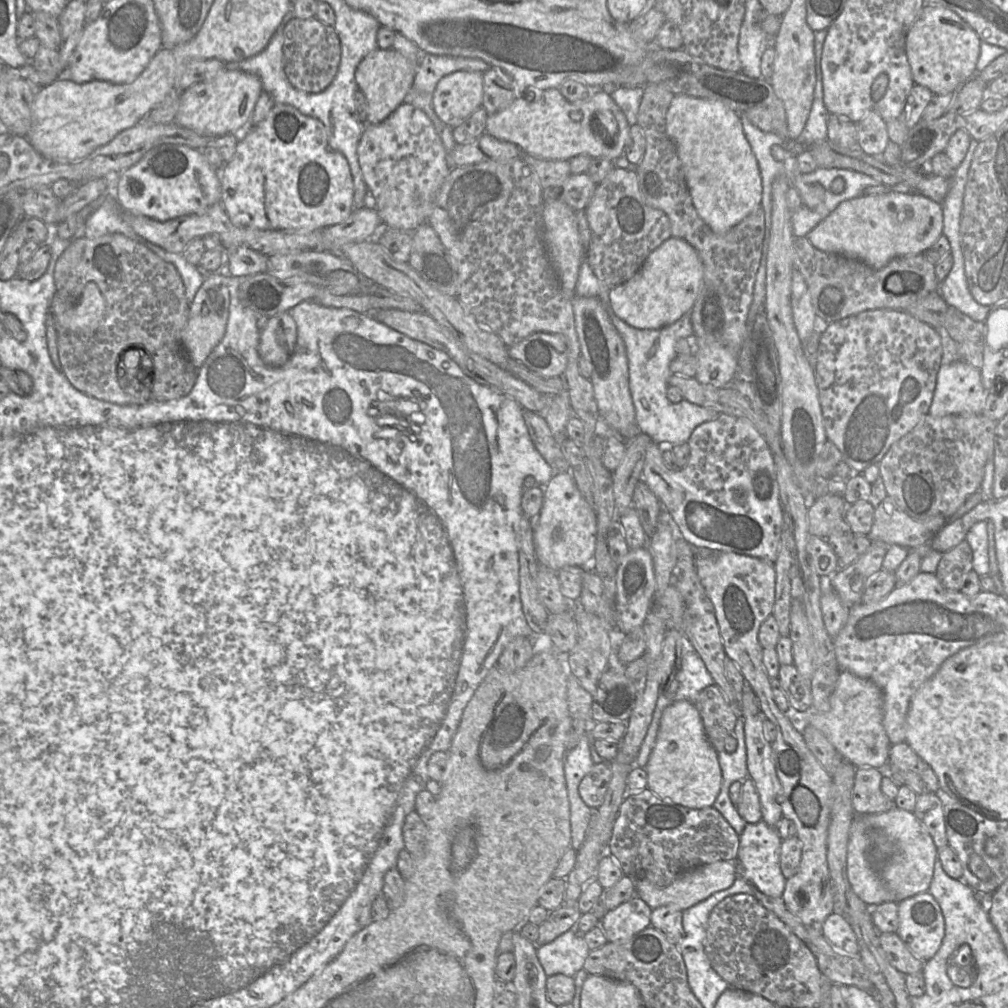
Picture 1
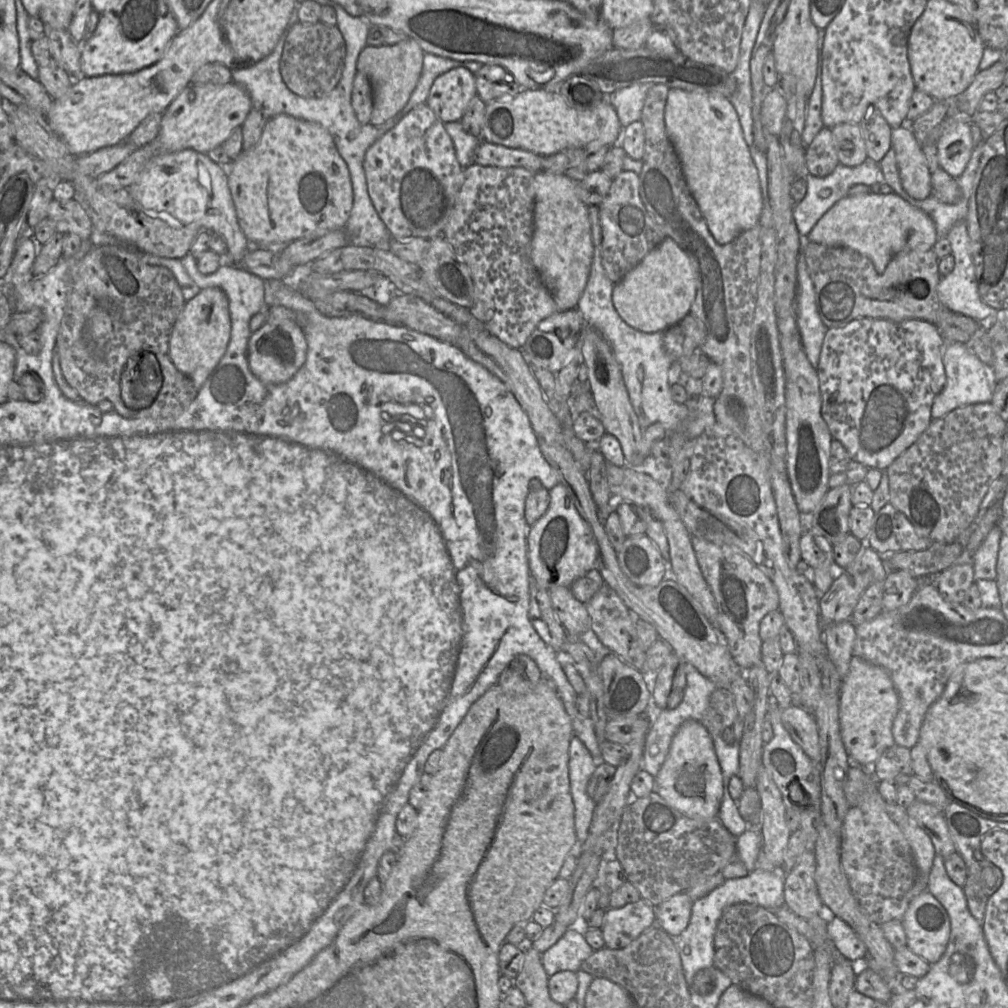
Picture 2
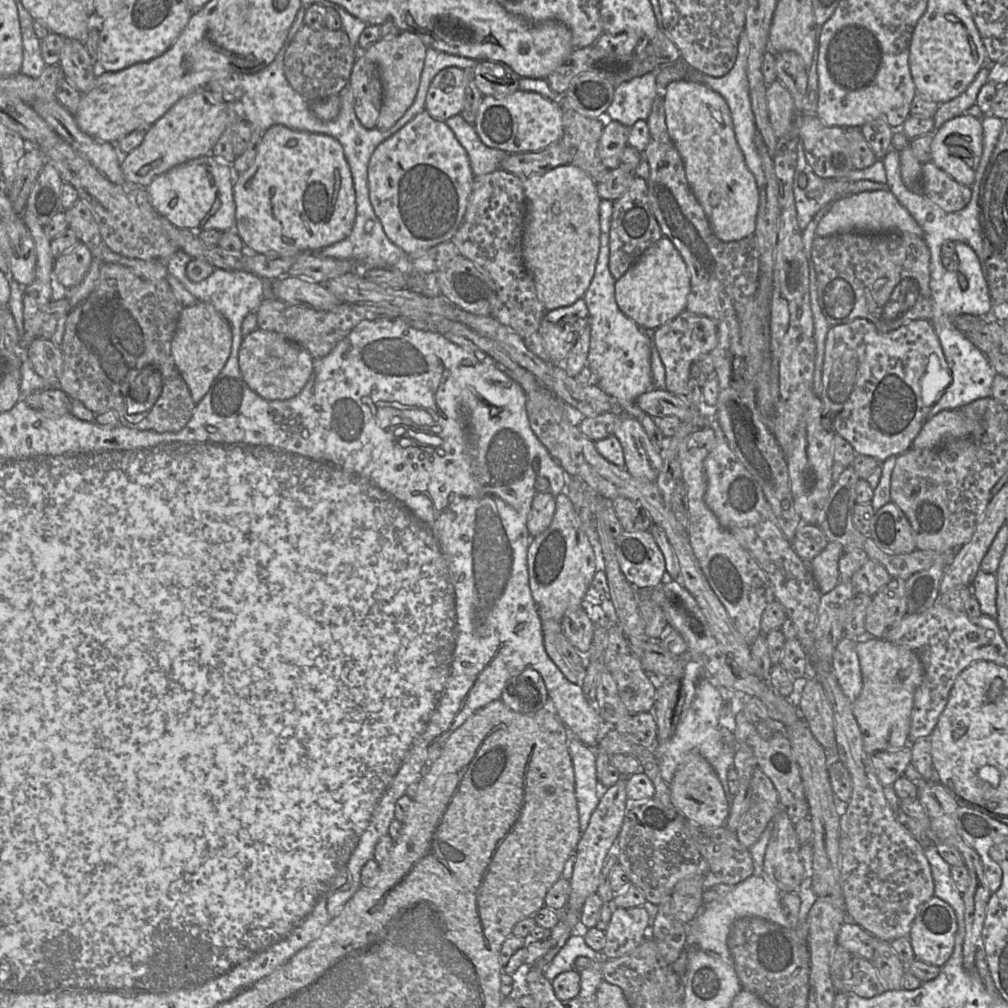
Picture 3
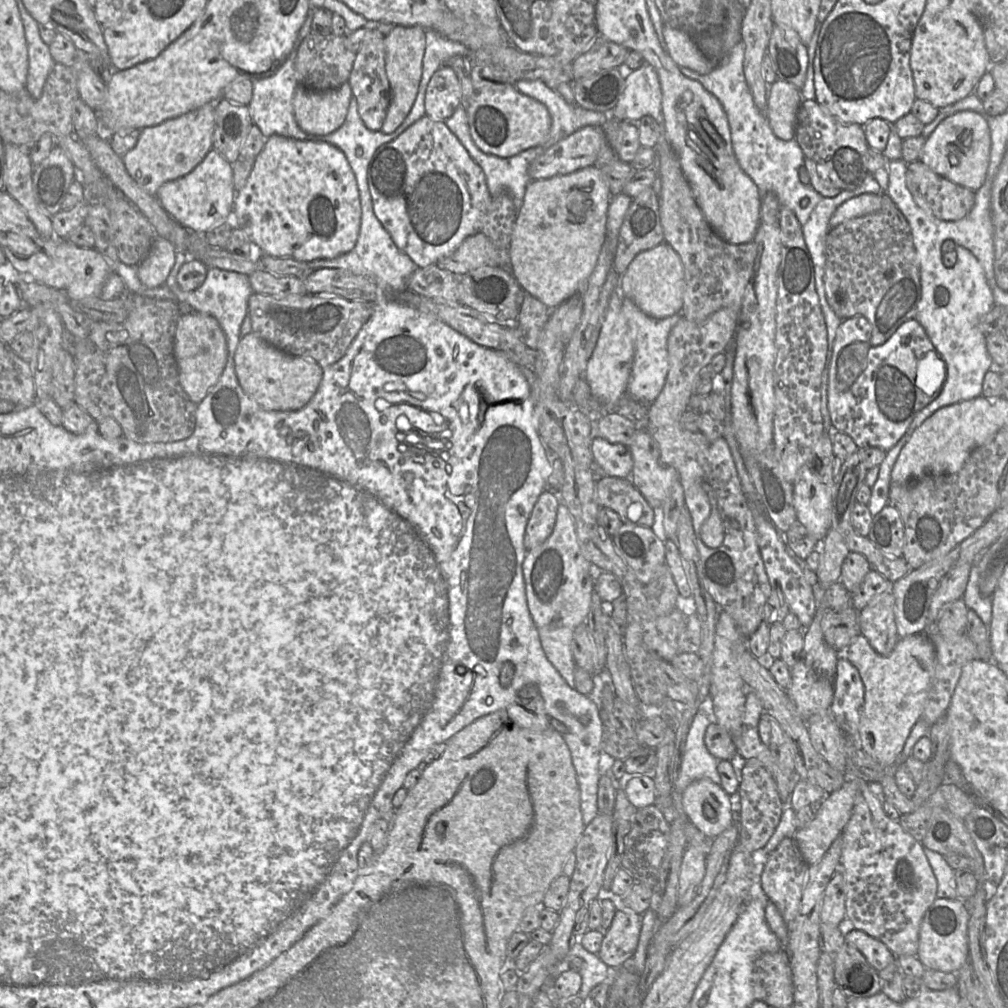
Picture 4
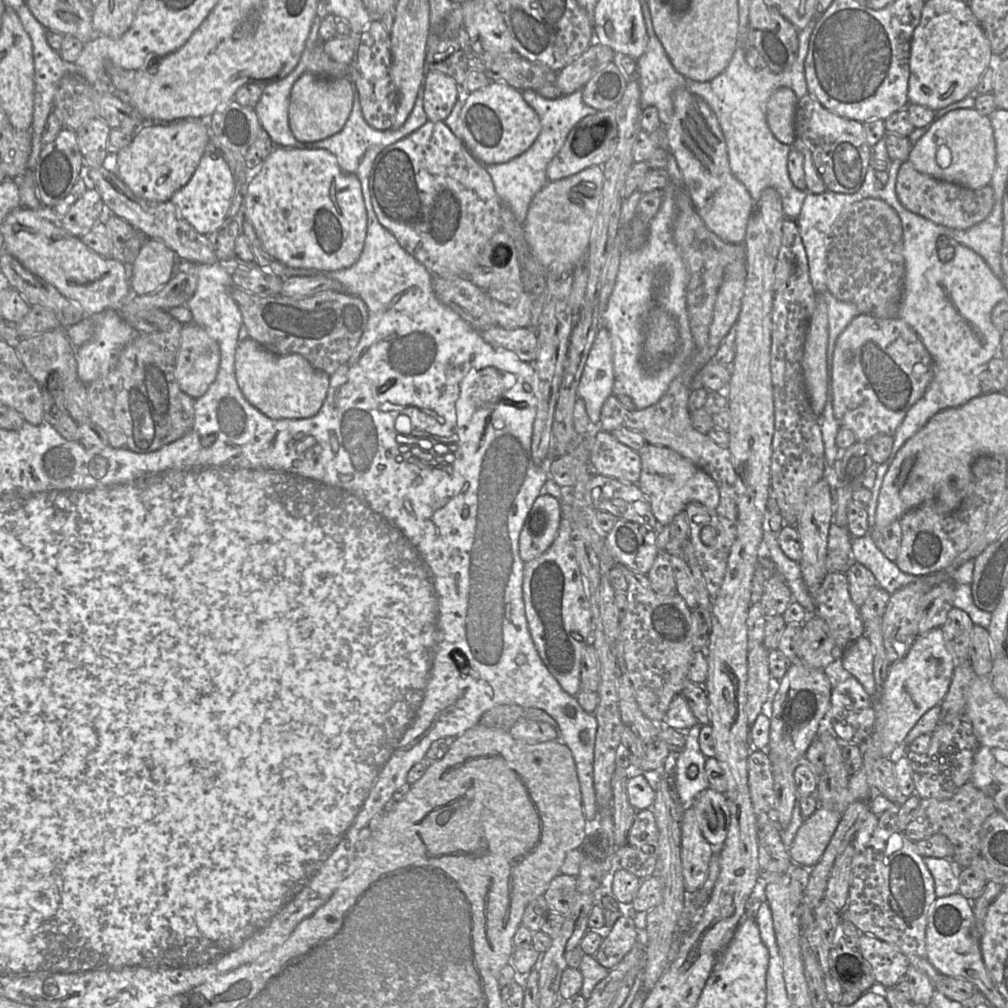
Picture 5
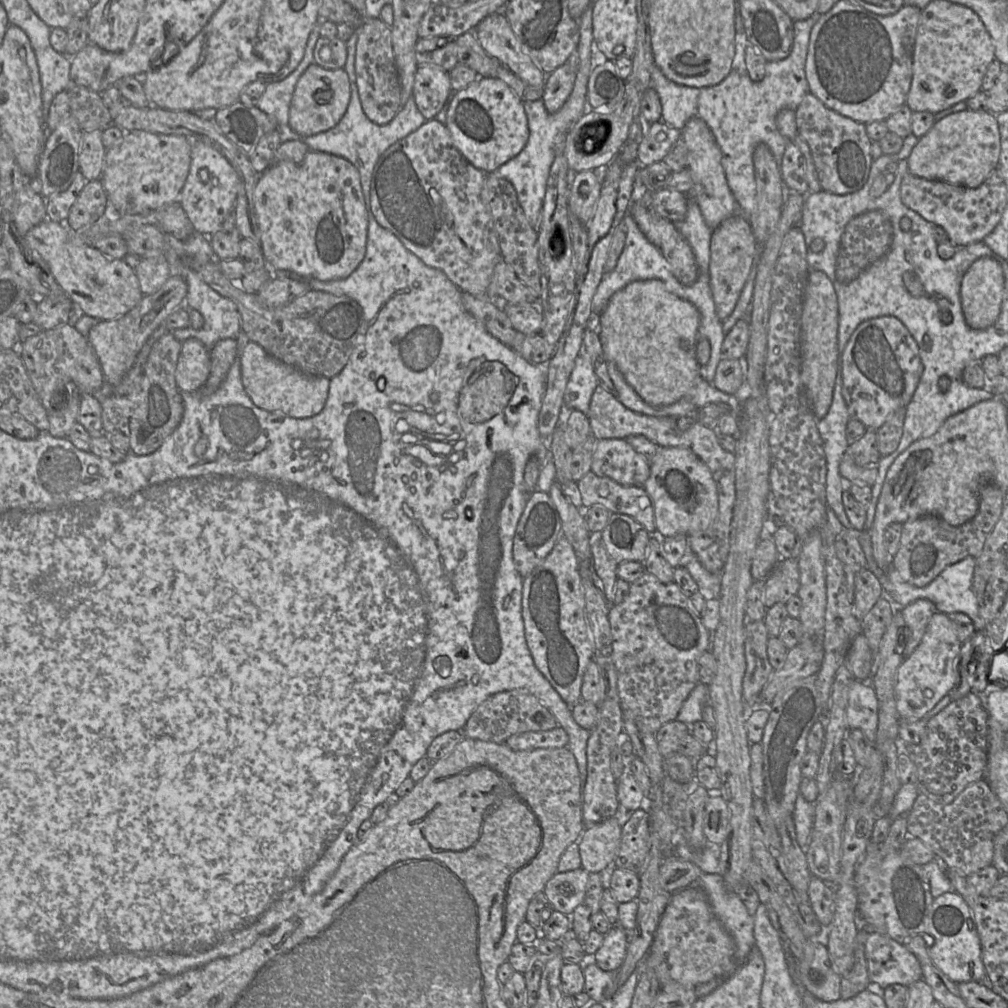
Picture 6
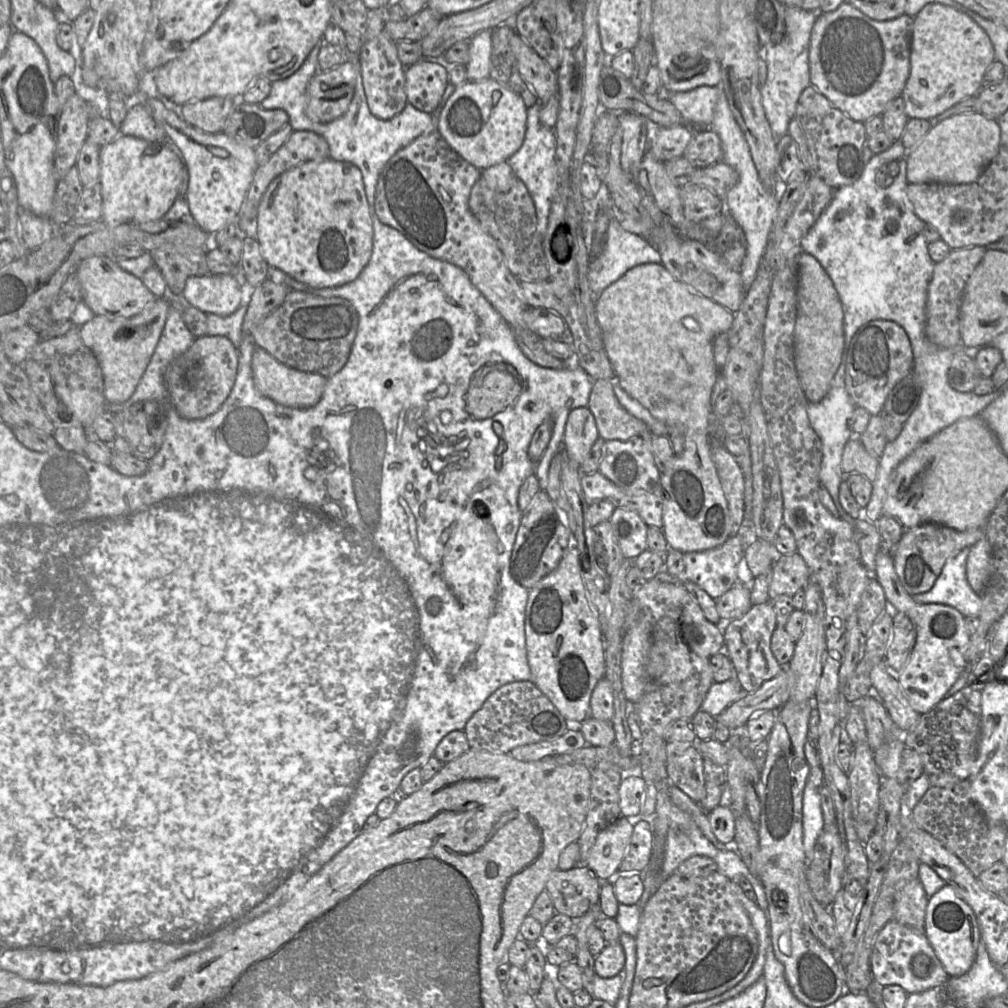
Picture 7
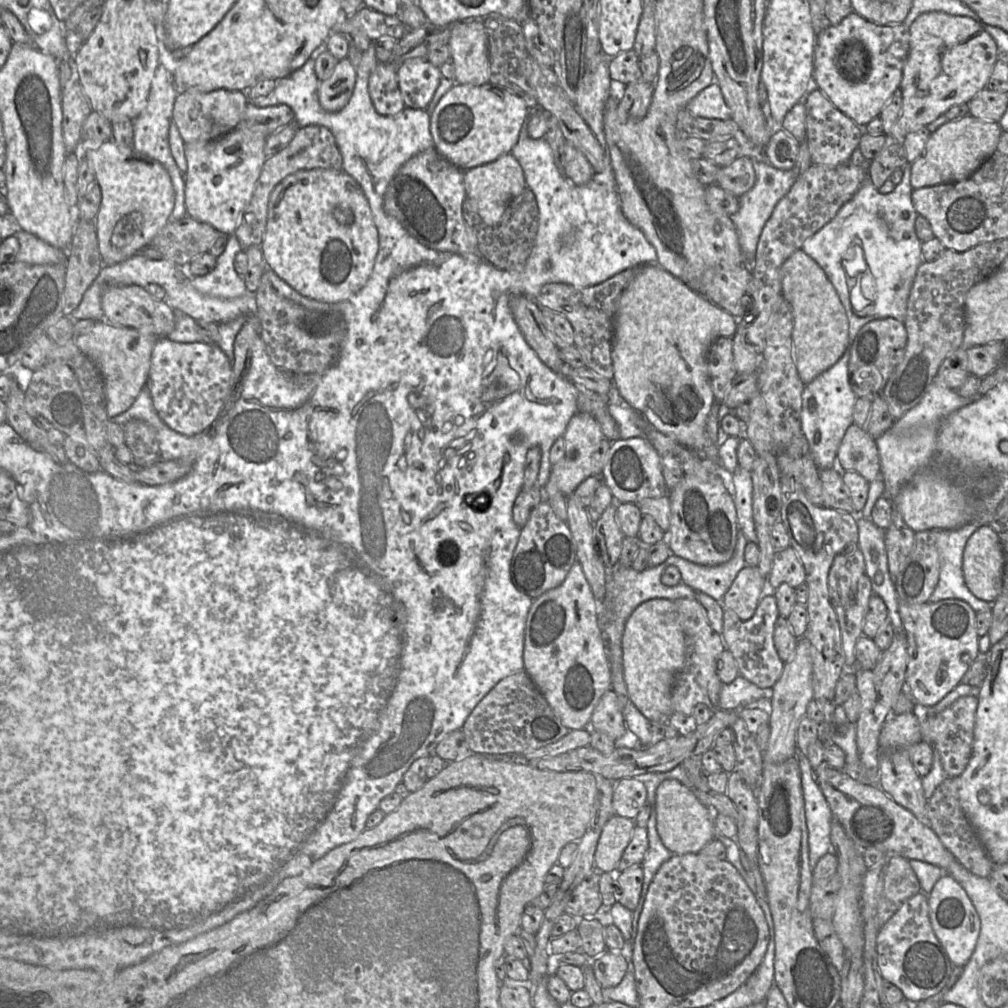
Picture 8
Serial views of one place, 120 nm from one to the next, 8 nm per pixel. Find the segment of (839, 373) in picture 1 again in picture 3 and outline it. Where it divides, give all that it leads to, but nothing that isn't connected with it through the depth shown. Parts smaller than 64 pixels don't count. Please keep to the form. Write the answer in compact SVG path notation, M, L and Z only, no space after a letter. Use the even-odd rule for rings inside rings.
M858 318L846 324L831 326L827 333L822 369L822 393L820 398L823 404L823 416L830 421L835 433L850 443L857 455L870 456L882 463L891 456L898 456L907 451L912 446L913 440L920 432L924 423L928 420L931 406L925 405L924 396L926 399L929 399L925 394L926 390L929 390L929 383L935 384L939 395L949 386L950 382L951 374L941 343L929 320L912 320L889 333L881 333L869 320Z

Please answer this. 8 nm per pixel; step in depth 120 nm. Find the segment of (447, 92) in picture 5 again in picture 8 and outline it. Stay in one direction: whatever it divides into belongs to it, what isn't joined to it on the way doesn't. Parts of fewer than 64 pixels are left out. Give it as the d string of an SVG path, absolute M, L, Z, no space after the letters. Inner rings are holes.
M413 58L397 67L397 78L405 106L427 109L442 75L425 58Z

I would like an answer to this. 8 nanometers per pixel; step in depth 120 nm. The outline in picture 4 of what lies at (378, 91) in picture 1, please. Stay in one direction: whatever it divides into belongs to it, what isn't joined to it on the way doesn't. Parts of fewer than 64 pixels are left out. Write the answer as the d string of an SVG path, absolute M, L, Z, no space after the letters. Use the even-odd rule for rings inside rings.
M395 25L384 38L385 70L391 87L391 101L381 131L393 133L409 114L419 89L426 49L426 30L420 26Z

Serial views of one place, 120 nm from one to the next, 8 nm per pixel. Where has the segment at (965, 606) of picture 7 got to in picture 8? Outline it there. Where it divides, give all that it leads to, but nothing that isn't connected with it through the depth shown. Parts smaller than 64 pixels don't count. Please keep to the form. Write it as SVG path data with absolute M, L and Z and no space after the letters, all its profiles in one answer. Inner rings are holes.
M979 519L954 530L937 530L935 541L940 558L938 583L931 594L930 603L946 599L966 602L977 613L991 611L993 603L976 598L965 585L962 571L963 552L971 535L983 526Z

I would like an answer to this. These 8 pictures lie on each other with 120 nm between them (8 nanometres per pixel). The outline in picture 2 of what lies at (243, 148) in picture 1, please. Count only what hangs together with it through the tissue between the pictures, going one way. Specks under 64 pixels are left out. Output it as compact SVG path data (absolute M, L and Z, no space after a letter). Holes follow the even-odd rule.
M278 114L267 119L259 142L226 168L239 226L251 246L285 245L307 236L344 229L353 207L350 172L330 133L315 122Z

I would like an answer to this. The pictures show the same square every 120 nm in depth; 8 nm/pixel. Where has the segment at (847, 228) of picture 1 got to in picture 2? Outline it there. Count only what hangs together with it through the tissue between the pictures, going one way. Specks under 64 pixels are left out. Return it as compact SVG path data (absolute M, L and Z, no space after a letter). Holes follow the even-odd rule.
M895 193L846 196L836 202L806 236L810 242L852 248L868 257L882 274L890 260L905 250L927 251L937 238L931 217Z

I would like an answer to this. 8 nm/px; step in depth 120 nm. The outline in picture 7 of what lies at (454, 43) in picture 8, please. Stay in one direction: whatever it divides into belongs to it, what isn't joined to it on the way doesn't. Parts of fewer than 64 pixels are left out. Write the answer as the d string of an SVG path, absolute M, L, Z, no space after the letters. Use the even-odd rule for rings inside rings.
M483 30L469 39L469 60L465 65L467 81L489 77L492 50L491 30Z

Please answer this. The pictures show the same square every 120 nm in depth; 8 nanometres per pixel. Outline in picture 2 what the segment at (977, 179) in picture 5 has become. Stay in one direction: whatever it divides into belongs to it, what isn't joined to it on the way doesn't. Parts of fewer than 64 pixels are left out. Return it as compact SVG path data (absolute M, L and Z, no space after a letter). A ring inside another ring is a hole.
M951 124L936 143L939 166L956 179L964 172L974 149L971 124Z

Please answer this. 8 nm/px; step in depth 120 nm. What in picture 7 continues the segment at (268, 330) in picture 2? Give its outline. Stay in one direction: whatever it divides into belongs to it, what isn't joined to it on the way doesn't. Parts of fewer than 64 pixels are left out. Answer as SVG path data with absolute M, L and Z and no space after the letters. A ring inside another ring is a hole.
M258 346L253 351L251 366L256 389L263 396L282 406L310 408L317 405L323 396L327 378L290 368Z

